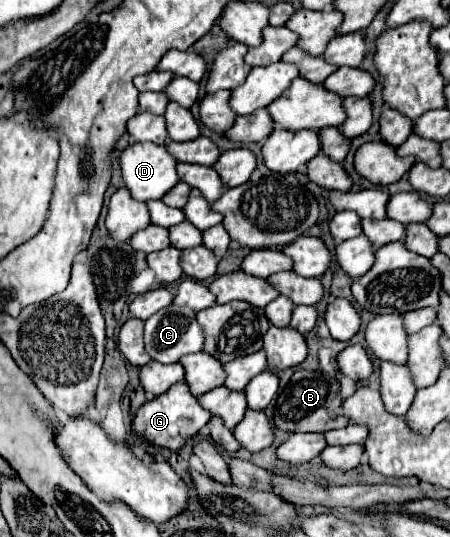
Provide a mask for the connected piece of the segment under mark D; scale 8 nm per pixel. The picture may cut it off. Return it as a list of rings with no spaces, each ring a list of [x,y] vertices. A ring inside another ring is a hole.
[[[133,143],[121,151],[119,157],[121,163],[121,177],[125,187],[129,189],[131,197],[135,201],[151,201],[151,199],[161,199],[177,181],[179,177],[175,175],[177,161],[169,155],[165,145],[155,145],[155,143]]]

